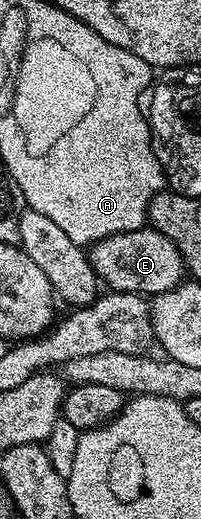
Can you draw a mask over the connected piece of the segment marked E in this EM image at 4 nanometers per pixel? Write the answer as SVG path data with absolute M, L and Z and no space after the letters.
M143 228L132 232L120 232L89 247L88 257L92 268L98 273L99 279L106 282L111 291L120 294L141 294L153 296L163 294L172 288L182 285L184 281L184 267L182 257L161 232L153 228Z

